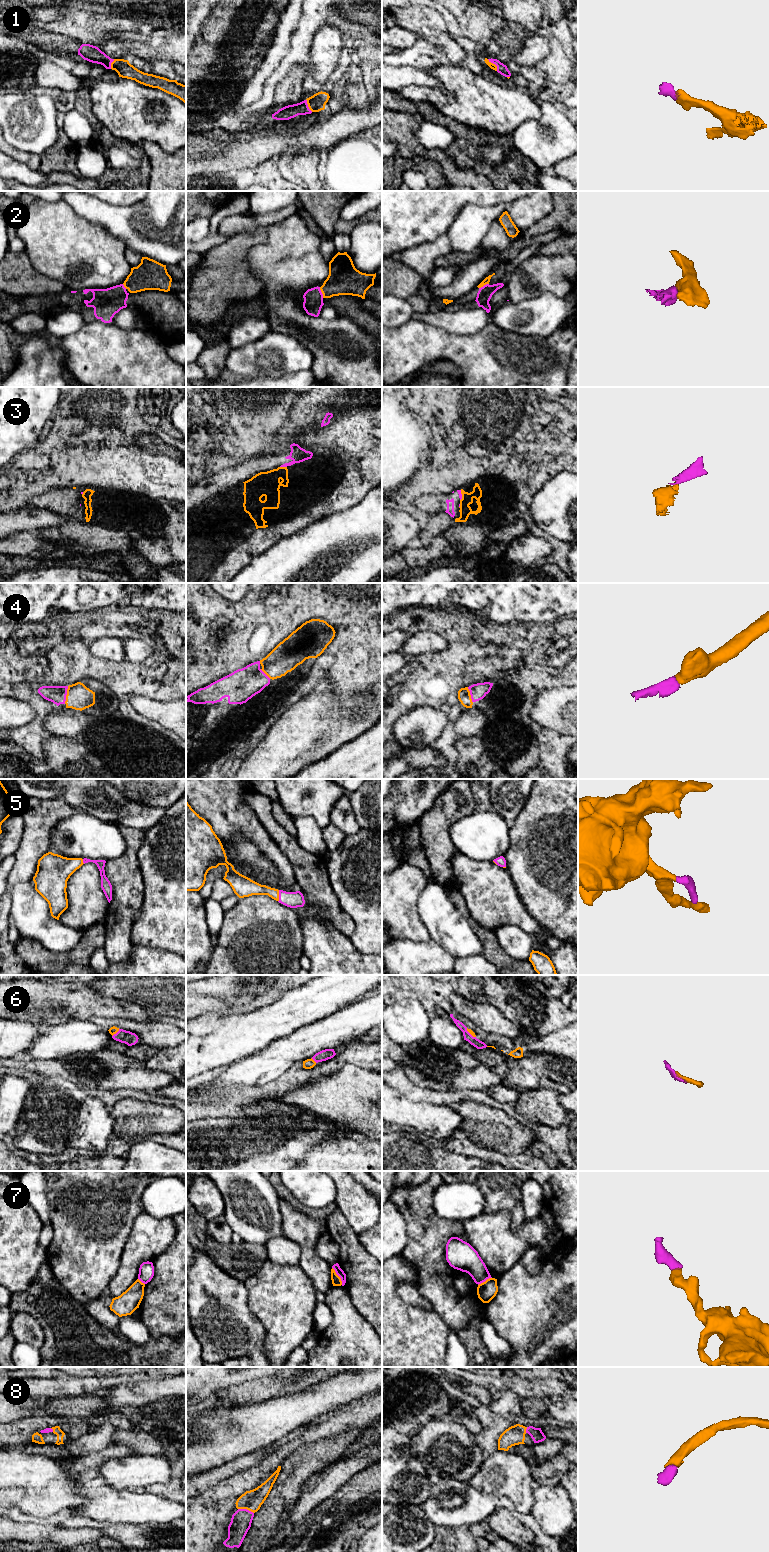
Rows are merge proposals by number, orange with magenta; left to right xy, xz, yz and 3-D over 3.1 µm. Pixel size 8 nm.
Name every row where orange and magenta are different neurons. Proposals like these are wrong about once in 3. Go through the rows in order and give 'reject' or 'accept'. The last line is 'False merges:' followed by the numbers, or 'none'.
1: accept
2: accept
3: accept
4: accept
5: accept
6: accept
7: reject
8: accept
False merges: 7

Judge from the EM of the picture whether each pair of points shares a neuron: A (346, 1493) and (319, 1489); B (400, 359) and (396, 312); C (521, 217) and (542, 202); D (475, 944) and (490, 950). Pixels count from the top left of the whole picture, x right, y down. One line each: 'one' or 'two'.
A: two
B: two
C: one
D: two

